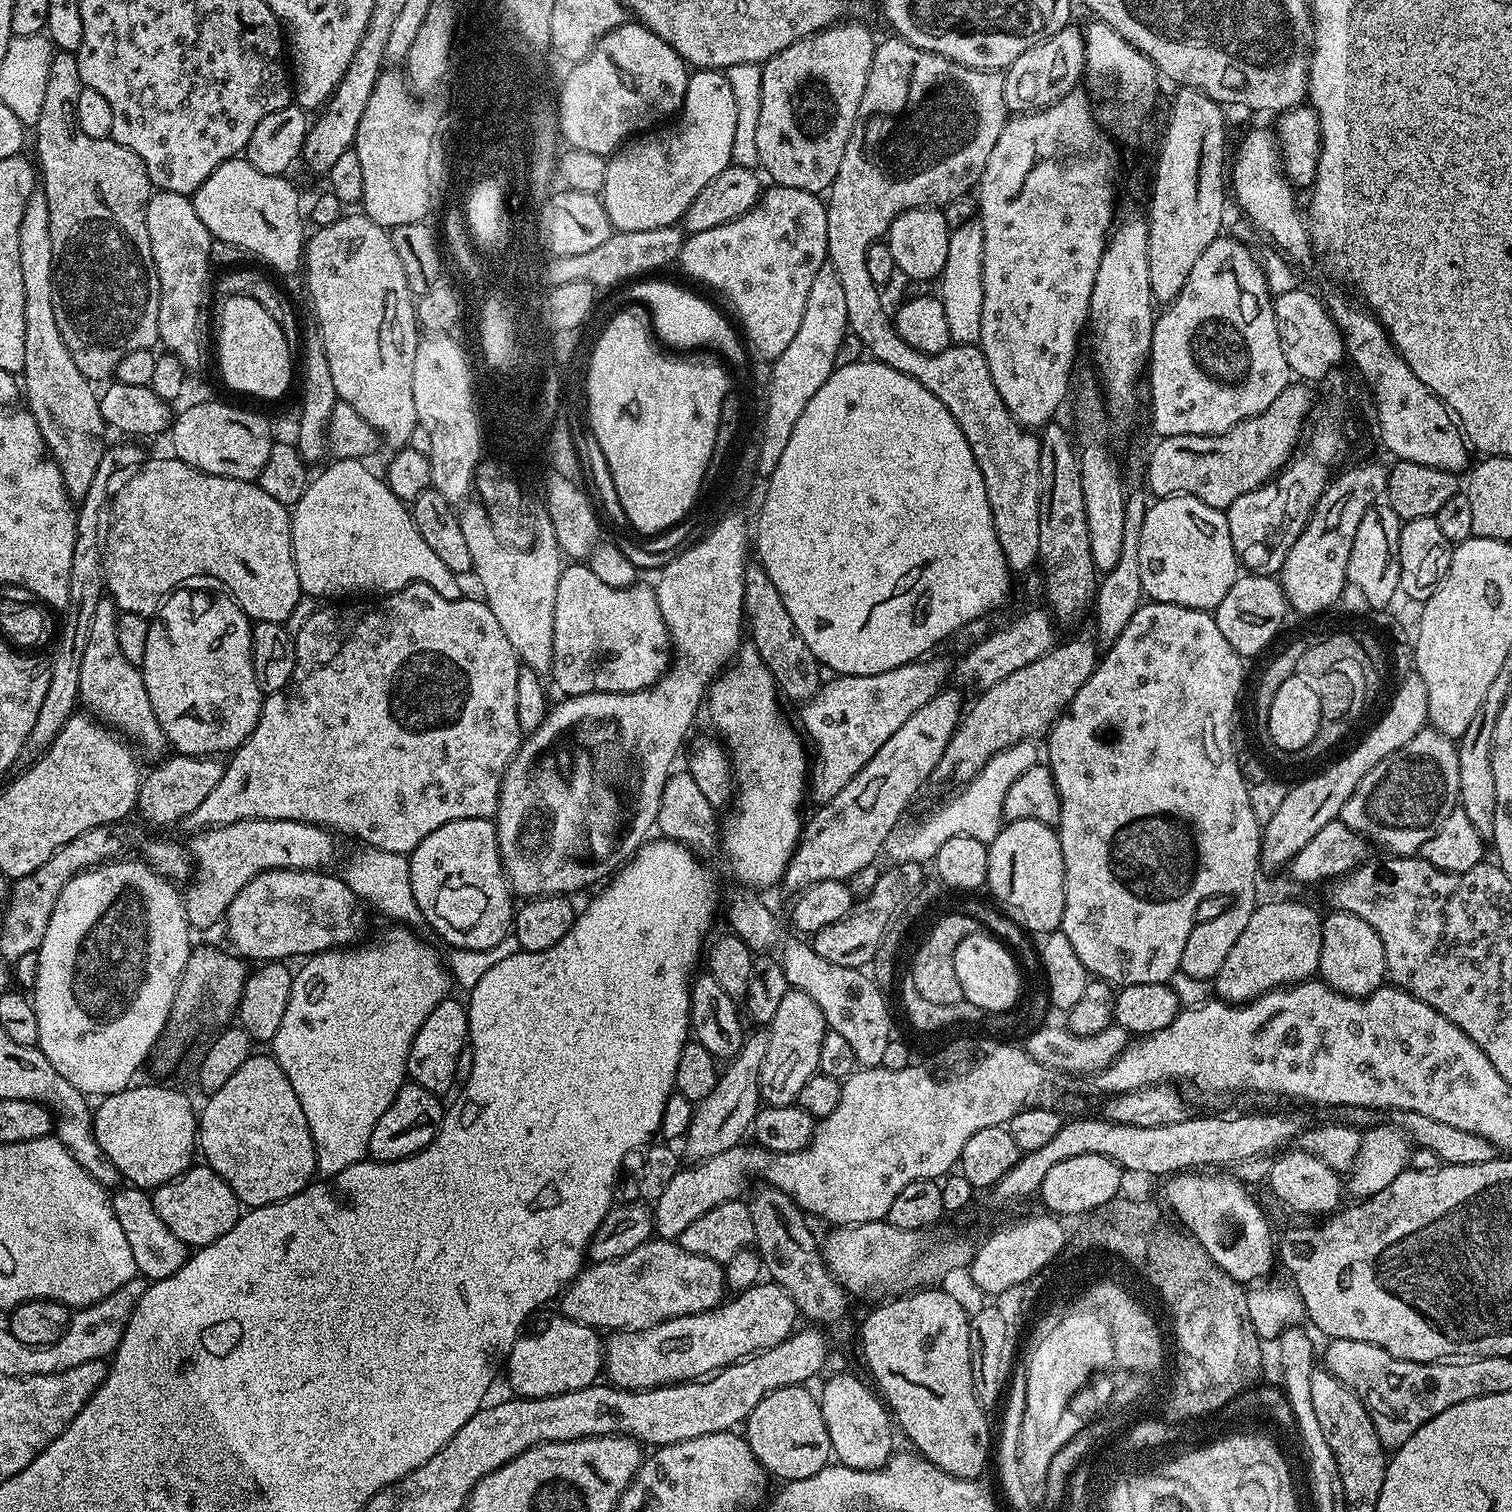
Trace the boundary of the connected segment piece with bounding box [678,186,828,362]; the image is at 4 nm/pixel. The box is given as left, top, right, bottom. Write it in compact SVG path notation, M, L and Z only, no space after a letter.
M779 186L769 189L749 212L742 214L742 218L714 226L714 230L691 233L684 241L678 264L684 267L686 275L709 284L736 307L740 315L739 327L751 351L756 351L758 355L765 356L765 361L771 362L779 358L782 350L790 346L794 334L798 334L802 314L806 314L806 298L810 298L810 286L814 286L814 274L818 274L827 261L828 209L825 201L815 192Z

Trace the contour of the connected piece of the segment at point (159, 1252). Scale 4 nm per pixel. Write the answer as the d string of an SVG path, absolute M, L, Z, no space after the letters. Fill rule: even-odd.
M120 1186L111 1193L112 1209L122 1226L122 1234L126 1234L126 1243L134 1254L136 1271L145 1281L151 1282L170 1278L174 1270L187 1262L190 1249L182 1242L182 1238L174 1238L170 1230L166 1230L166 1222L158 1218L152 1205L151 1195L145 1189L135 1186Z

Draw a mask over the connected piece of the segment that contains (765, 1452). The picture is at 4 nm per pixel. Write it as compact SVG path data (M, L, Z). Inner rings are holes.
M804 1386L774 1390L766 1394L766 1398L758 1402L758 1406L754 1406L746 1421L746 1439L750 1450L763 1465L765 1473L772 1475L773 1472L780 1482L810 1478L810 1474L818 1474L818 1470L825 1468L833 1459L830 1434L826 1430L826 1418L822 1418L819 1399L813 1393L811 1396L808 1390Z

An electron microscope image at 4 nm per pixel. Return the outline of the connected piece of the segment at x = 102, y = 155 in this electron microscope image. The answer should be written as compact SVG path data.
M53 51L42 114L34 126L35 159L50 210L50 238L54 242L54 318L58 320L58 330L62 330L62 342L66 342L66 350L74 358L74 366L82 370L87 380L99 382L115 373L127 352L157 347L160 287L146 226L148 199L154 194L146 166L134 150L110 138L90 138L78 126L76 103L81 87L76 53Z

